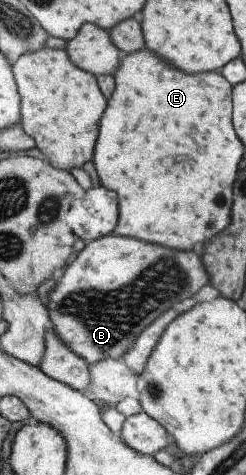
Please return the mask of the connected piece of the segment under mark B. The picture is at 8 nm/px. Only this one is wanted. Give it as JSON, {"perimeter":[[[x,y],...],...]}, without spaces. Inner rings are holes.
{"perimeter":[[[108,234],[85,244],[76,258],[57,273],[56,285],[46,295],[49,327],[87,364],[108,357],[120,359],[136,339],[136,333],[146,329],[176,301],[190,297],[204,285],[209,285],[208,275],[194,251],[168,251]]]}

